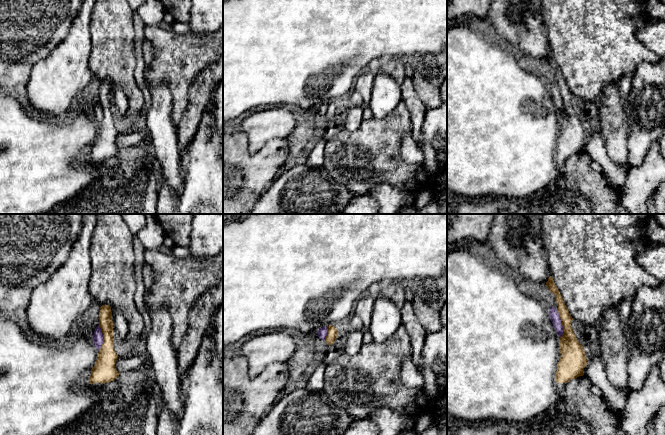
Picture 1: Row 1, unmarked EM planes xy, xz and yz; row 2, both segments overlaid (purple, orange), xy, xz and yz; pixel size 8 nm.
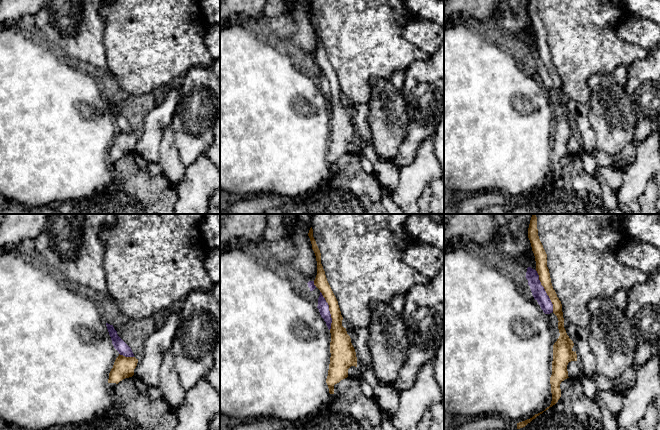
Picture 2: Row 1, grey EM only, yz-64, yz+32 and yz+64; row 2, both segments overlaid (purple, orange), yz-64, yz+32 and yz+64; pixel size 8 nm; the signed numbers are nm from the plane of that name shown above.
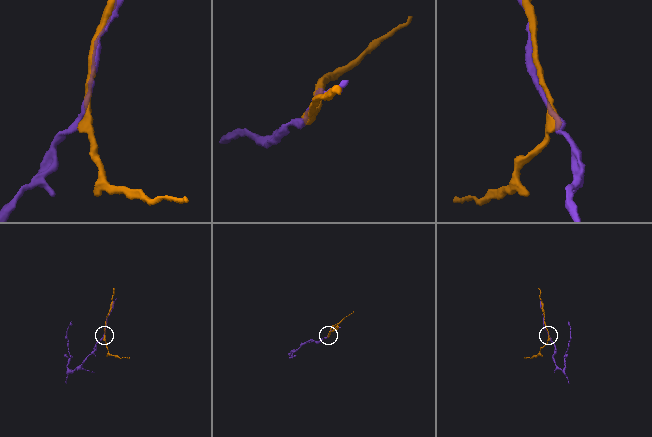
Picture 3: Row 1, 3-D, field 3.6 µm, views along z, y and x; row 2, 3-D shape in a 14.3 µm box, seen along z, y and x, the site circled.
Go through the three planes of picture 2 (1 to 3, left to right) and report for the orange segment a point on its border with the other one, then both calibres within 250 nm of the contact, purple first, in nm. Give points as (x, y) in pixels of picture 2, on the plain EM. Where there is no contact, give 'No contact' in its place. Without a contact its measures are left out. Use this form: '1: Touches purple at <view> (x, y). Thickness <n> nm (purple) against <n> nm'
1: Touches purple at yz-64 (126, 132). Thickness 90 nm (purple) against 170 nm
2: Touches purple at yz+32 (328, 86). Thickness 90 nm (purple) against 140 nm
3: Touches purple at yz+64 (545, 67). Thickness 110 nm (purple) against 100 nm

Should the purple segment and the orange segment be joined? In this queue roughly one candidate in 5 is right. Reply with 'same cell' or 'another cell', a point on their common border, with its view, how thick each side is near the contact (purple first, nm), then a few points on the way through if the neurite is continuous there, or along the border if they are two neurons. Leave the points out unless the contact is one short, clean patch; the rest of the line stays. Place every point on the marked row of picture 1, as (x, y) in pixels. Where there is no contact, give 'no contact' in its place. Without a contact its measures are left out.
another cell; contact yz (561, 324); calibres 80 and 190 nm

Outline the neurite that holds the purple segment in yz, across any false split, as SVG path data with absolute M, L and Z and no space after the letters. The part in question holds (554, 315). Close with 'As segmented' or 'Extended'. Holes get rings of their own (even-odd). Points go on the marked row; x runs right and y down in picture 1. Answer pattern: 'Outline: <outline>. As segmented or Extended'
Outline: M555 307L550 308L549 317L554 325L554 328L555 328L559 338L562 337L562 335L564 334L564 329L562 326L562 322L560 319L559 313Z. As segmented

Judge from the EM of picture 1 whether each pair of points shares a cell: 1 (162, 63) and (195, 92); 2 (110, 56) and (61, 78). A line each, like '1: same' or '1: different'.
1: different
2: different

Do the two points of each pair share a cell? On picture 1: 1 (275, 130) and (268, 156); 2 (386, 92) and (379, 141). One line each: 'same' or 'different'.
1: different
2: different

